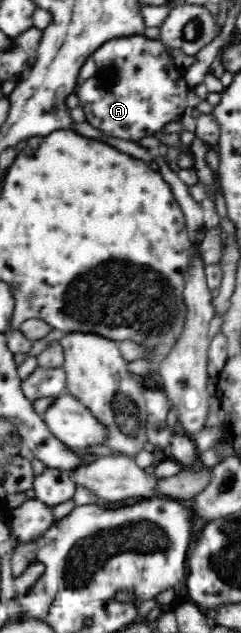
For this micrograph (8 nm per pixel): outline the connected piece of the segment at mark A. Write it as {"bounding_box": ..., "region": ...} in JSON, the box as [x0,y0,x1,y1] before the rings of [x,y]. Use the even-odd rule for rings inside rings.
{"bounding_box":[74,35,191,141],"region":[[[131,35],[110,39],[89,56],[77,79],[74,93],[79,105],[87,115],[87,123],[109,137],[119,137],[127,141],[139,141],[143,137],[153,137],[171,121],[179,121],[187,108],[187,97],[191,91],[185,80],[185,70],[178,67],[167,47],[160,39],[145,35]]]}

